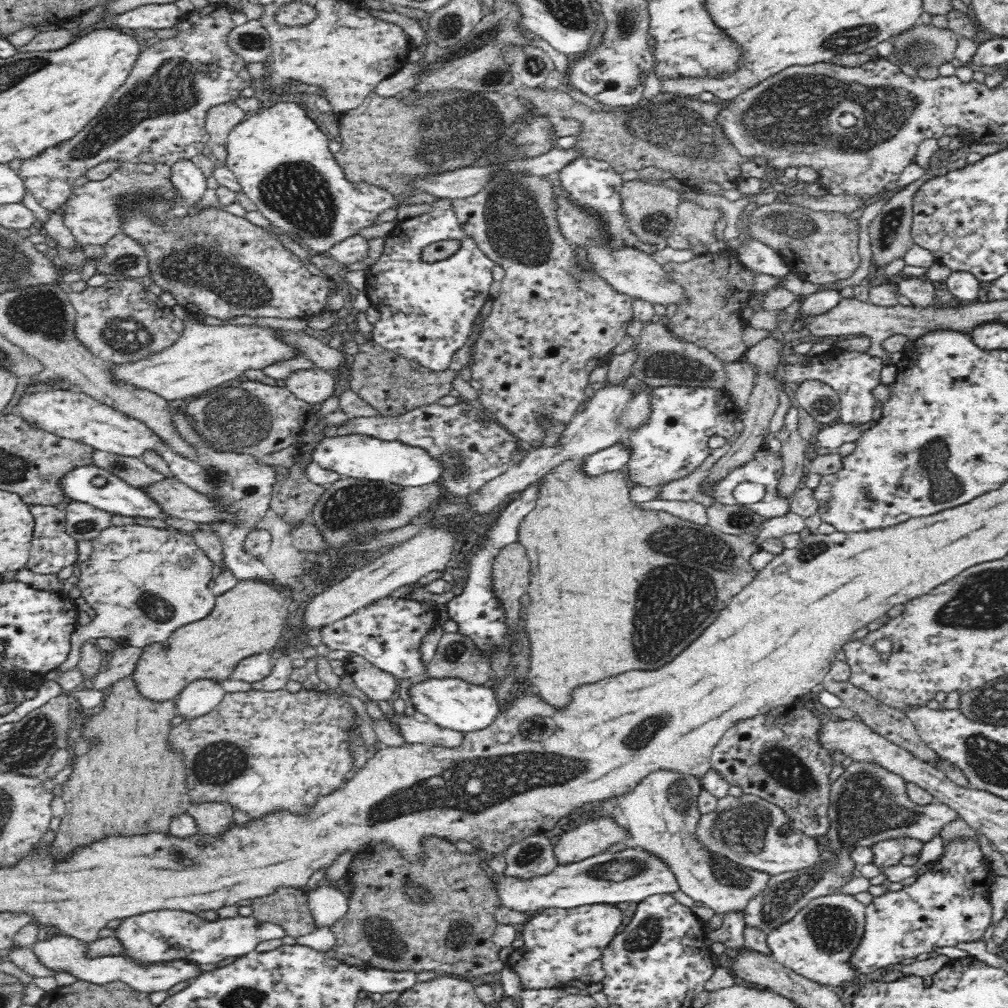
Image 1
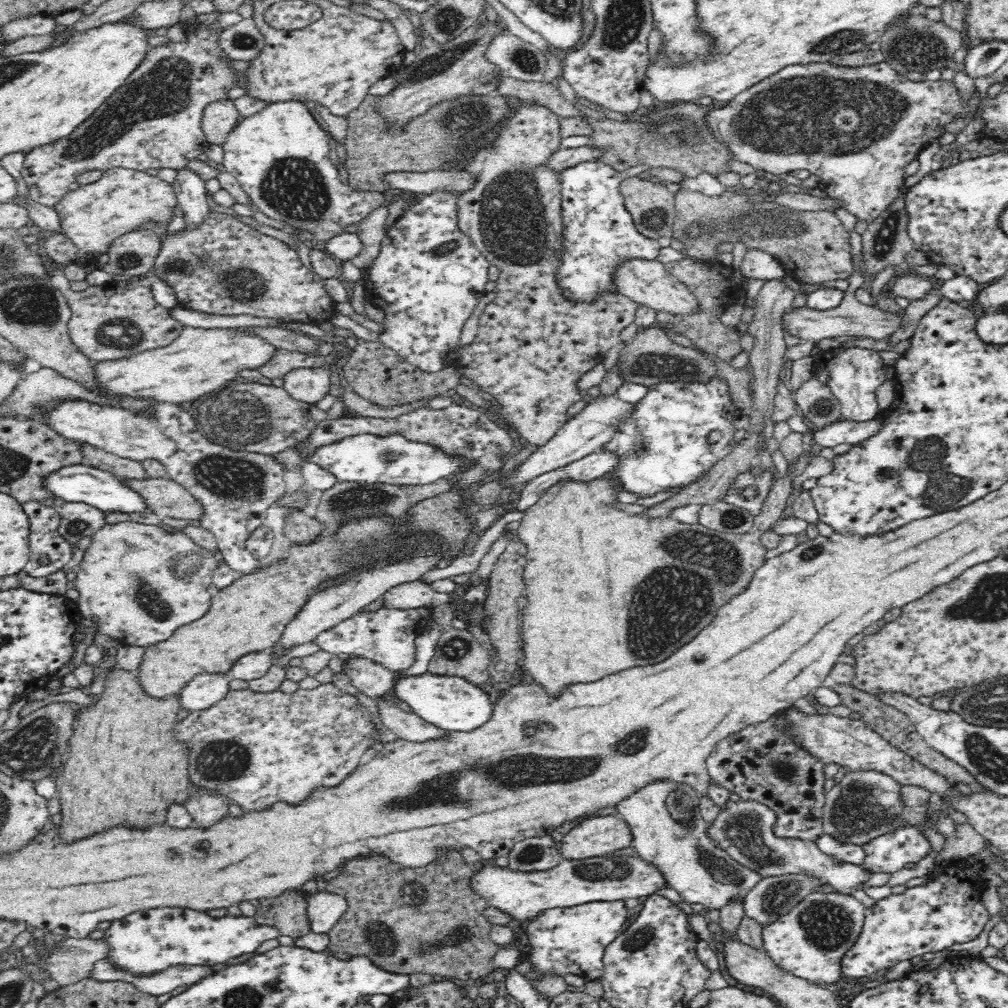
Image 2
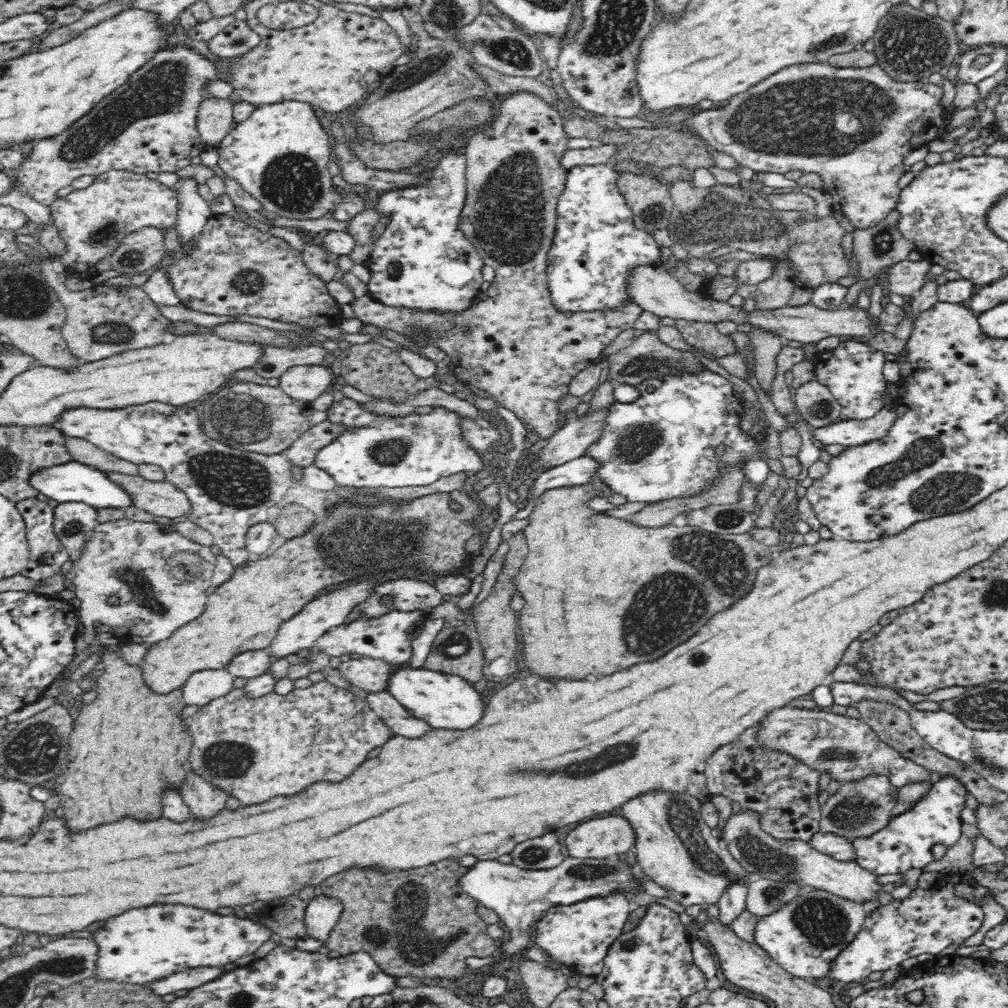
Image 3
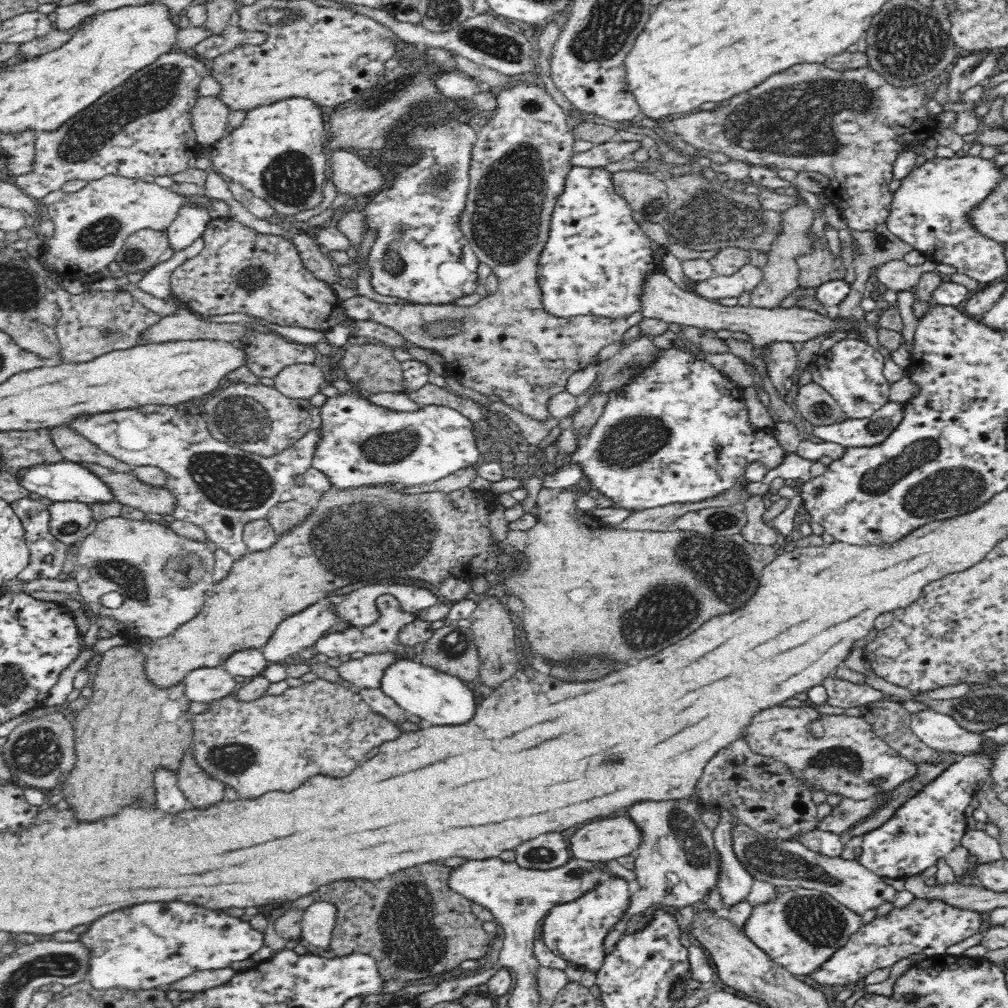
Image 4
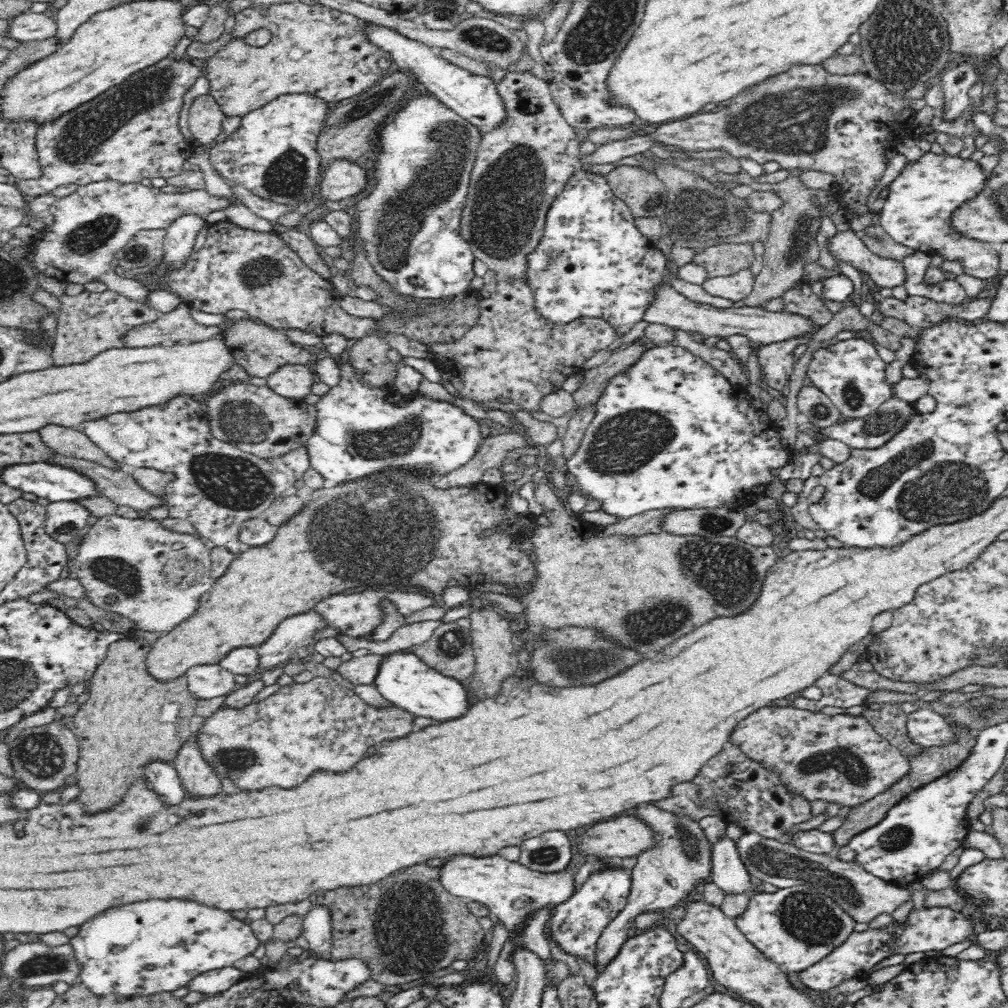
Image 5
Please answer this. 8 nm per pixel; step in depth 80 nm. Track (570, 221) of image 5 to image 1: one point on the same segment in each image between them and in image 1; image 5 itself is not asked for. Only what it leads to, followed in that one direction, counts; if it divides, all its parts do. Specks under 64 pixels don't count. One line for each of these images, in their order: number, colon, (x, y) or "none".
1: (594, 184)
2: (599, 231)
3: (596, 244)
4: (596, 254)

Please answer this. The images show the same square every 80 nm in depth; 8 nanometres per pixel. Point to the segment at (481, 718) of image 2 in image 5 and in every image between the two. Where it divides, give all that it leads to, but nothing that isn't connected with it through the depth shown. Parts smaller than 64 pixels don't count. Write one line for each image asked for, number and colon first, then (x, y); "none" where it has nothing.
3: (447, 701)
4: (440, 699)
5: (408, 683)

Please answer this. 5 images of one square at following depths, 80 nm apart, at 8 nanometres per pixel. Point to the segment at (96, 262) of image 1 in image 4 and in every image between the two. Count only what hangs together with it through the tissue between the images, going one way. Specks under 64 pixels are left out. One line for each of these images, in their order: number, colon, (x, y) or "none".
2: (130, 255)
3: (140, 250)
4: (141, 249)

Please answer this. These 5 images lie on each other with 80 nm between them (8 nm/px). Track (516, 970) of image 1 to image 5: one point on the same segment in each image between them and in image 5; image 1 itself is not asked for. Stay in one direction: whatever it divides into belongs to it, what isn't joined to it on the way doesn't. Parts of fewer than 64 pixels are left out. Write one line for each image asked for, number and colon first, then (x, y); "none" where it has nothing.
2: (562, 941)
3: (577, 937)
4: (576, 931)
5: (576, 925)

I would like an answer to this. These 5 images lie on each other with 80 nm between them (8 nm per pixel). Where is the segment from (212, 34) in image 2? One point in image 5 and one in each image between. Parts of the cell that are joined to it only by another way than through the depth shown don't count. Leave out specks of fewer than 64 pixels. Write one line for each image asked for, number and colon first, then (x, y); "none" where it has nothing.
3: (148, 124)
4: (144, 126)
5: (132, 131)

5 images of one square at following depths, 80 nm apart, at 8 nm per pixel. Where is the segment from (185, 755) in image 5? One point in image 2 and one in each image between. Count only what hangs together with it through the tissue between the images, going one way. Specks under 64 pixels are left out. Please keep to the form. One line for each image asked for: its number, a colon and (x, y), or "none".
2: (201, 803)
3: (206, 801)
4: (200, 790)

